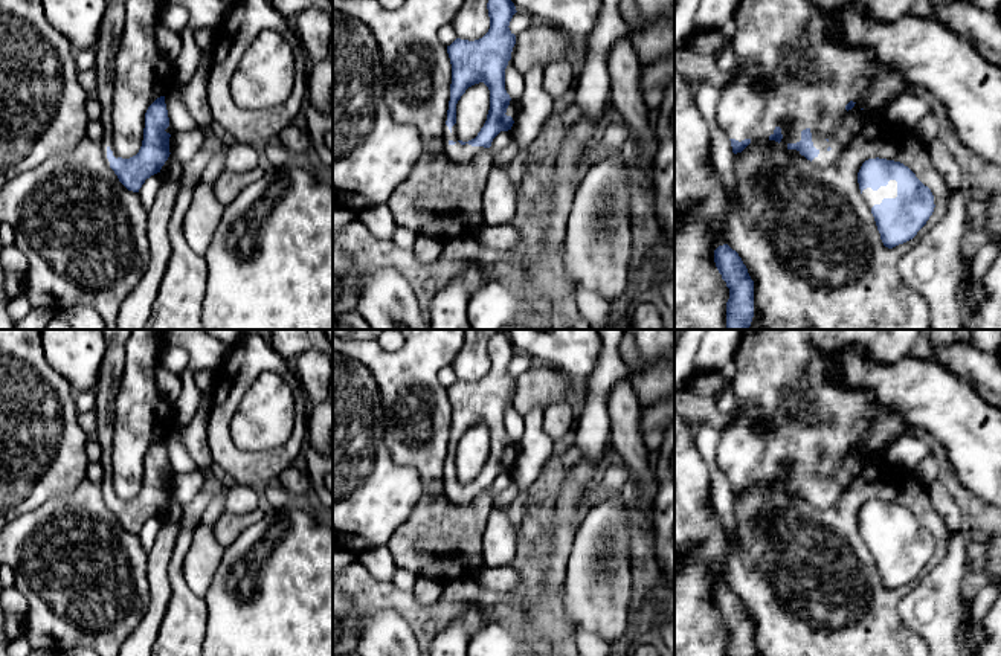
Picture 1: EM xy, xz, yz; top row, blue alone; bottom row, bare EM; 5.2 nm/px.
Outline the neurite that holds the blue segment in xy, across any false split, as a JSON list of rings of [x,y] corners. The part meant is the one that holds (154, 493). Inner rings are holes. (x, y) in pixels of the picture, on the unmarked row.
[[[101,330],[105,339],[105,354],[99,368],[96,384],[96,436],[101,444],[102,496],[119,523],[133,534],[139,534],[151,517],[160,514],[169,499],[169,468],[165,438],[157,439],[145,455],[143,482],[139,494],[122,500],[111,481],[111,455],[114,436],[114,401],[125,366],[125,343],[133,330]]]

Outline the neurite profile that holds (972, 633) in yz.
[[[964,622],[961,625],[961,644],[964,654],[977,651],[987,641],[986,630],[980,622]]]

